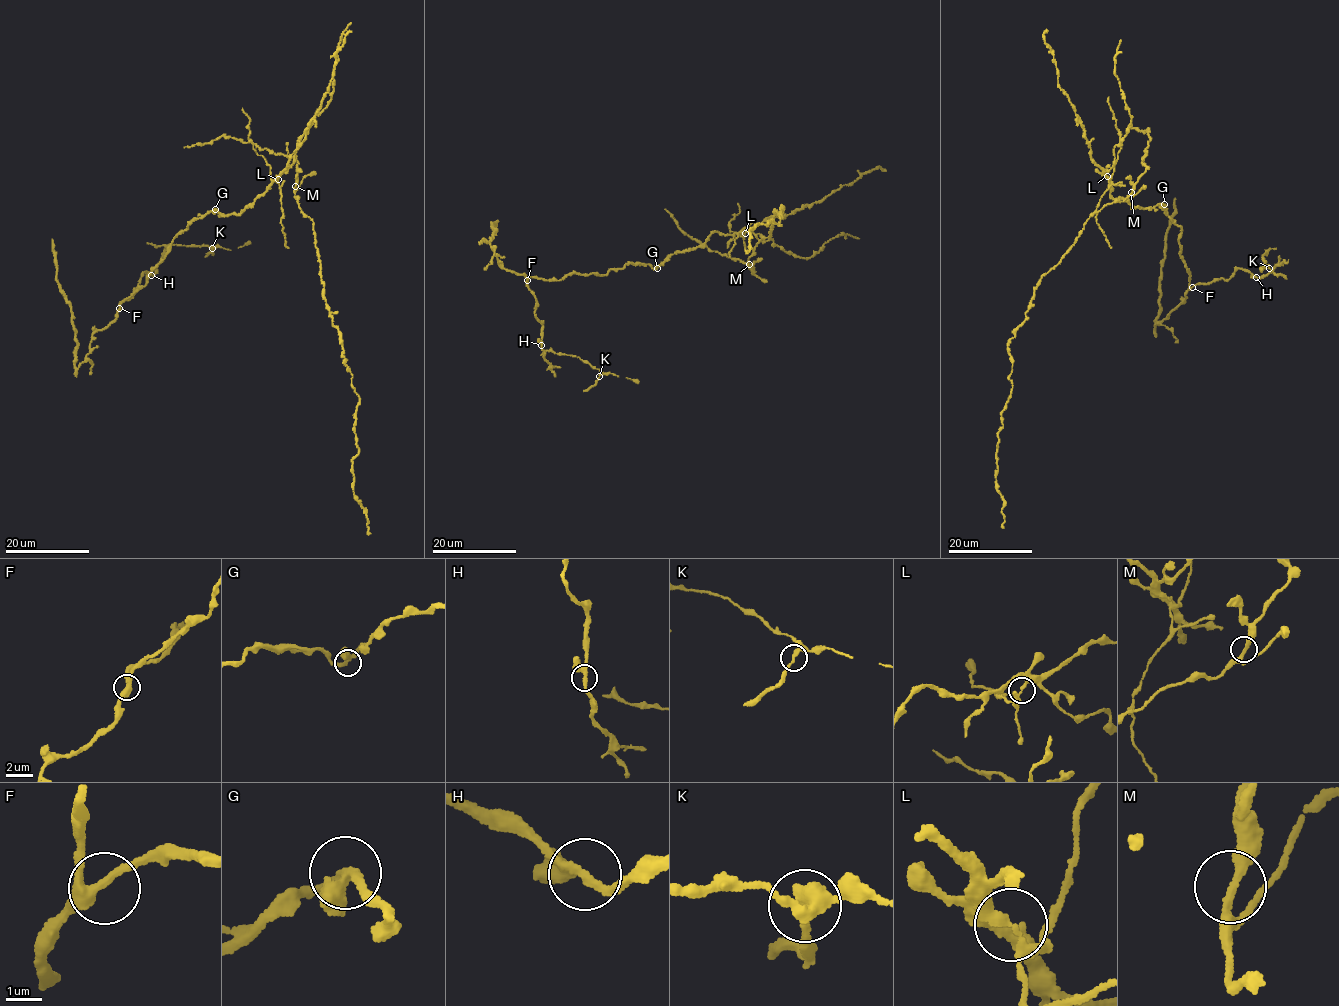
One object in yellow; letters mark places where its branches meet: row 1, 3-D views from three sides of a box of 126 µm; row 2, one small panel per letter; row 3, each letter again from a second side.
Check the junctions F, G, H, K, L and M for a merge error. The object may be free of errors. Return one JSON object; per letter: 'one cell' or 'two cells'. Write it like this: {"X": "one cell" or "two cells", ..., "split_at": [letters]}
{"F": "one cell", "G": "one cell", "H": "one cell", "K": "one cell", "L": "two cells", "M": "one cell", "split_at": ["L"]}

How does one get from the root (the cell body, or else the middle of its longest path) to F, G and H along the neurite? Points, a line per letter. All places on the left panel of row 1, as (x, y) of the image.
F: (267, 188), (251, 206), (239, 213), (224, 215), (214, 209), (196, 218), (177, 235), (148, 282), (119, 308)
G: (267, 188), (251, 206), (239, 213), (224, 215), (215, 209)
H: (267, 188), (239, 213), (214, 209), (196, 218), (120, 308), (142, 274), (151, 275)

